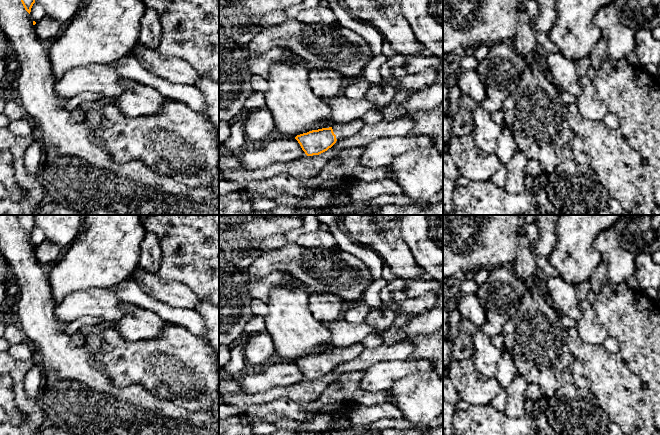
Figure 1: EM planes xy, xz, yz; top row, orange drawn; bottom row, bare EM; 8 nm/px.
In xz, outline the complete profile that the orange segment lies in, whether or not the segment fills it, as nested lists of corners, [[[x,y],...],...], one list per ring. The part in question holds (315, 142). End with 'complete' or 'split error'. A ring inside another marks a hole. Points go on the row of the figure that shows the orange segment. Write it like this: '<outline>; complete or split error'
[[[356,119],[350,123],[312,130],[297,135],[295,139],[307,156],[319,155],[331,148],[338,140],[358,133],[364,126],[365,123],[361,119]]]; split error

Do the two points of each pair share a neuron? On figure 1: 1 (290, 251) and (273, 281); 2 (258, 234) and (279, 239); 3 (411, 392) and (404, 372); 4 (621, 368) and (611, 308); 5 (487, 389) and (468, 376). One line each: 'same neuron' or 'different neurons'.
1: different neurons
2: different neurons
3: different neurons
4: same neuron
5: same neuron

